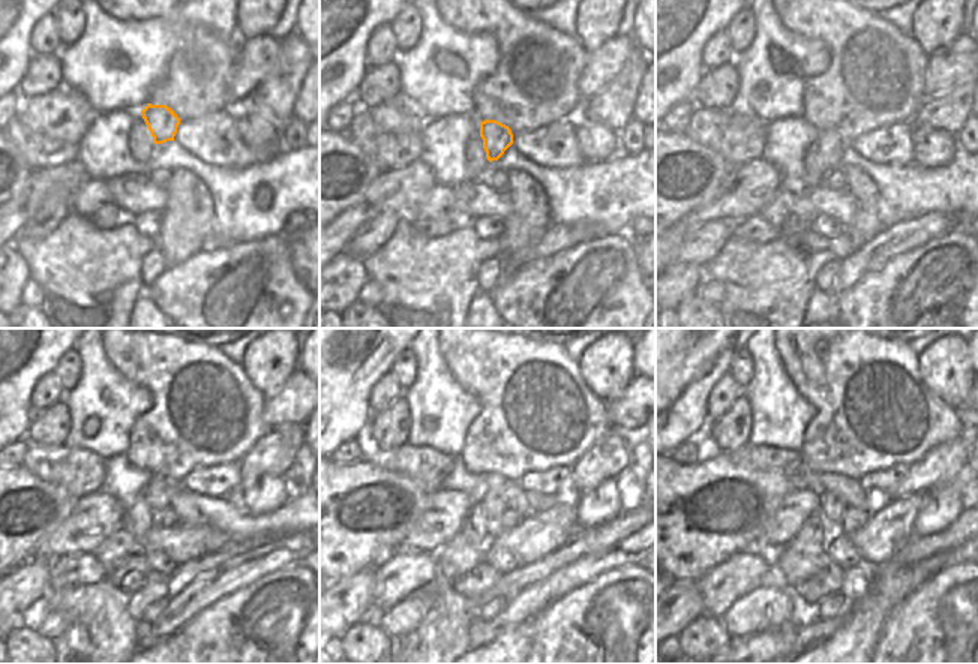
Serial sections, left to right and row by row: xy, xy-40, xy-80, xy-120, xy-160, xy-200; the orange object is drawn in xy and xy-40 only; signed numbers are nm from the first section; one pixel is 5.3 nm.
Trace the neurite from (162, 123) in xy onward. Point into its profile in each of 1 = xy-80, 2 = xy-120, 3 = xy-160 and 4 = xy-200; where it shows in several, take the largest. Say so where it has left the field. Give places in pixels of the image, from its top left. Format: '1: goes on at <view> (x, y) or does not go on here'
1: goes on at xy-80 (830, 146)
2: goes on at xy-120 (158, 492)
3: goes on at xy-160 (494, 505)
4: goes on at xy-200 (830, 505)

